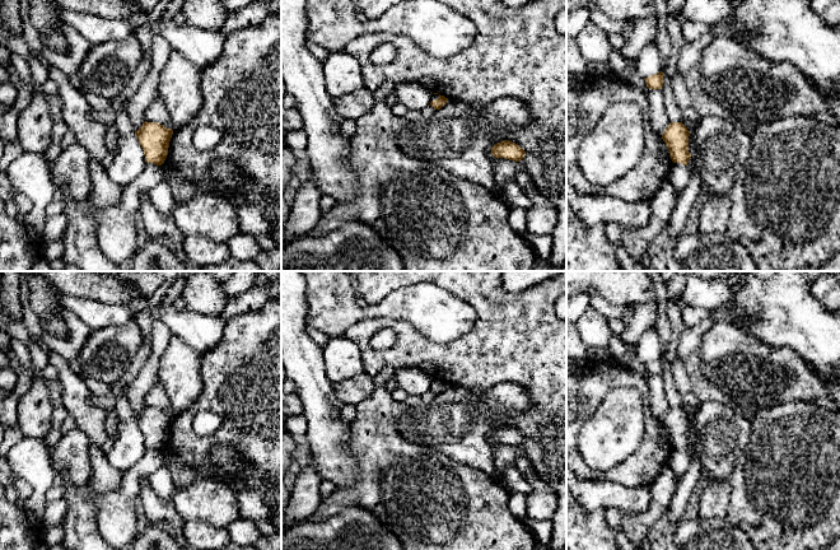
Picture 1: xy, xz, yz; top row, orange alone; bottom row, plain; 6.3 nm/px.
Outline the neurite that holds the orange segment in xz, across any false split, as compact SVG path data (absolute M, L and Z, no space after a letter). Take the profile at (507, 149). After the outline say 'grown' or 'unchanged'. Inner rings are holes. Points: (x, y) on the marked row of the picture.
M503 140L491 148L491 154L495 158L505 158L509 160L519 162L524 158L526 152L518 144L509 140Z | unchanged

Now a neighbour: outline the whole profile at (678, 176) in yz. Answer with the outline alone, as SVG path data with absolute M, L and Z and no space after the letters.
M675 163L671 167L668 181L672 183L677 192L682 191L690 181L689 167L681 163Z

